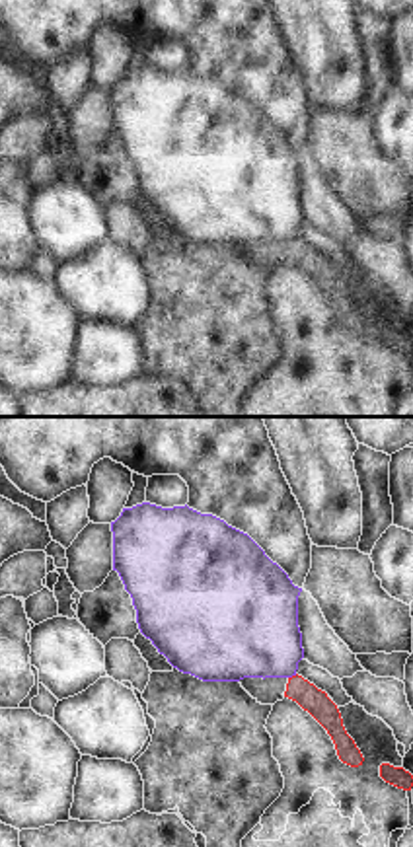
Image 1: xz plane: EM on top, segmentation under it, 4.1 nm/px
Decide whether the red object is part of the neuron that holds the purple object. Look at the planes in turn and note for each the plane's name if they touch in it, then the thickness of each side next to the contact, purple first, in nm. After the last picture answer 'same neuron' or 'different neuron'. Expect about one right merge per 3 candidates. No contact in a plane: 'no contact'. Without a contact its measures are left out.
contact in xz; calibres 380 and 110 nm

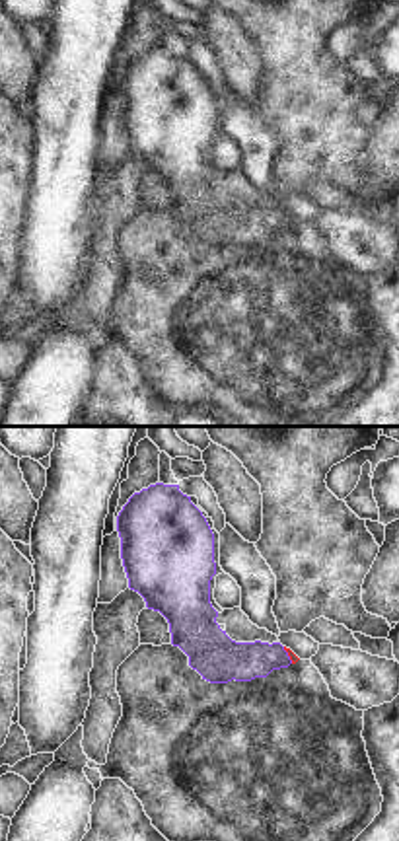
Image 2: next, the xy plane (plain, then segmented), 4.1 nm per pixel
contact in xy; calibres 170 and 40 nm

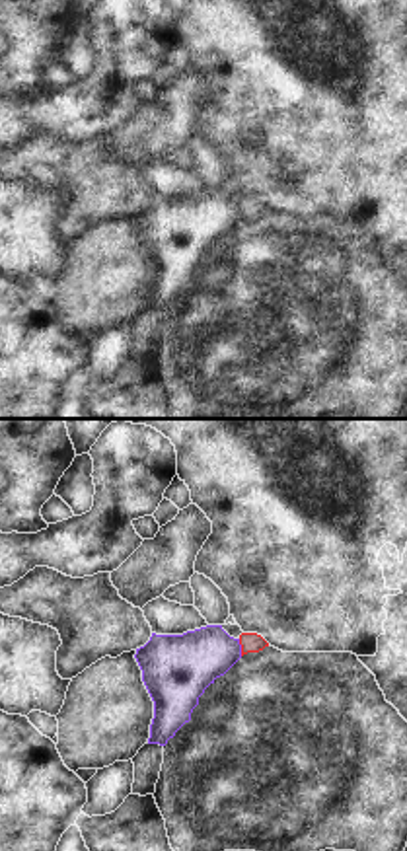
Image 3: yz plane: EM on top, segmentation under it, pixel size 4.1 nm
contact in yz; calibres 260 and 80 nm

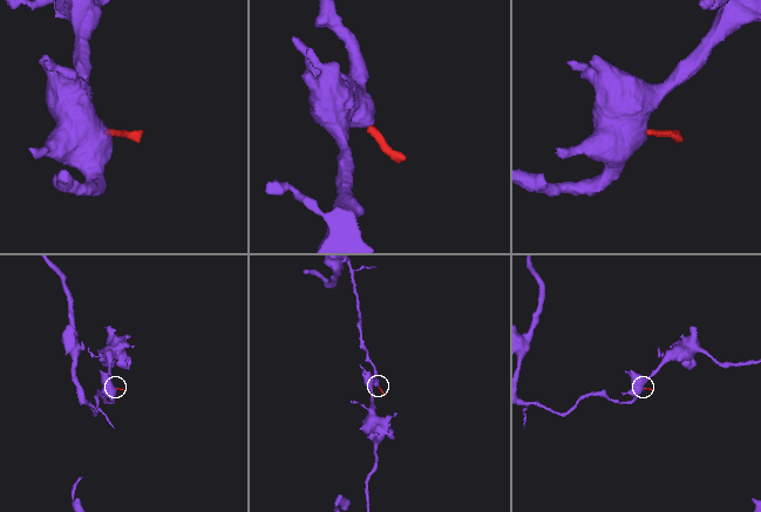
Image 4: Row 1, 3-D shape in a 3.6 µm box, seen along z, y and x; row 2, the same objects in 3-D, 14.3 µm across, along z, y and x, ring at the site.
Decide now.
different neuron

